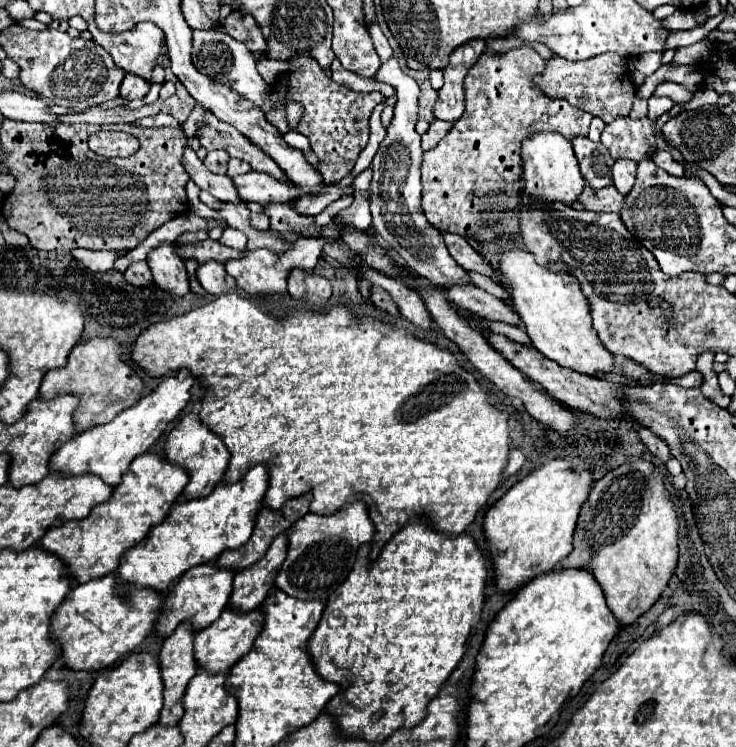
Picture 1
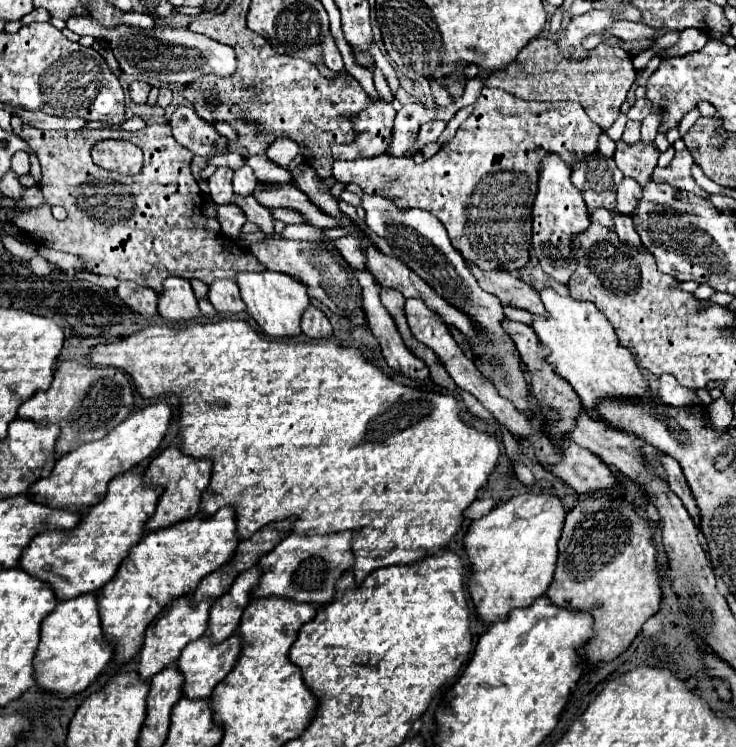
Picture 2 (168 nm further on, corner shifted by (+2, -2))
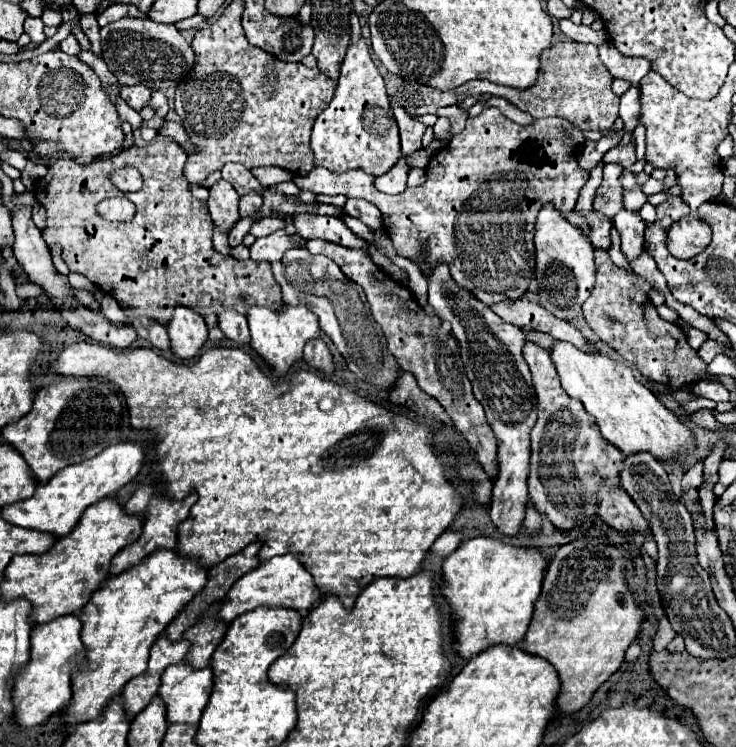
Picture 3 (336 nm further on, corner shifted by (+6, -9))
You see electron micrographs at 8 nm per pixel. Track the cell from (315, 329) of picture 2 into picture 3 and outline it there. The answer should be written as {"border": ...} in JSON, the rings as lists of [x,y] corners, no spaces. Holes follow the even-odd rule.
{"border":[[[314,338],[308,340],[308,344],[304,346],[304,360],[308,364],[312,364],[314,368],[320,368],[324,372],[332,372],[334,370],[334,362],[332,362],[332,354],[326,346],[326,342],[322,338]]]}

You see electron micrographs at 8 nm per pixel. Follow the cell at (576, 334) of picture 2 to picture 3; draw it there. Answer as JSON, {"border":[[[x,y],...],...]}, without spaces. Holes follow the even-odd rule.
{"border":[[[588,340],[586,344],[588,350],[580,350],[570,342],[556,342],[550,348],[550,356],[558,370],[562,388],[570,398],[584,404],[586,412],[596,420],[604,440],[618,446],[622,454],[644,450],[660,460],[676,460],[680,450],[694,448],[692,430],[686,428],[668,408],[664,408],[650,388],[634,378],[630,366],[598,350],[594,342]]]}

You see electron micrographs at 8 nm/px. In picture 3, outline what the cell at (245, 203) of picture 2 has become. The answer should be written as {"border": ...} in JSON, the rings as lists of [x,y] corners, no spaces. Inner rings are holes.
{"border":[[[276,230],[268,236],[256,238],[256,242],[250,246],[250,258],[274,262],[274,260],[280,260],[284,250],[288,250],[288,248],[292,248],[290,236],[286,234],[286,230]]]}

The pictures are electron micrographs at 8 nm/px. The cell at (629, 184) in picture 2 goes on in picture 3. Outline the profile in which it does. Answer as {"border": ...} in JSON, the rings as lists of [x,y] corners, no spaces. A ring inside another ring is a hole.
{"border":[[[620,208],[620,212],[614,216],[614,228],[622,236],[622,252],[626,258],[634,258],[636,254],[640,254],[644,244],[644,226],[644,220],[634,210]]]}

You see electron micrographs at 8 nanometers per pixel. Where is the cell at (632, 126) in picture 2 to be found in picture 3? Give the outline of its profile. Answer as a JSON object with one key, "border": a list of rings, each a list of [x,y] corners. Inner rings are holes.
{"border":[[[634,142],[614,146],[612,150],[608,150],[604,154],[604,162],[616,162],[616,164],[620,164],[624,168],[630,168],[636,162],[636,146],[634,146]]]}

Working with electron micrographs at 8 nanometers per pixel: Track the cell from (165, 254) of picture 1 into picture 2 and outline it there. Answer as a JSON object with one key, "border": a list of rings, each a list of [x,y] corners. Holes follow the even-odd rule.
{"border":[[[168,277],[164,281],[164,293],[158,299],[158,313],[170,323],[184,323],[200,317],[198,301],[186,279]]]}

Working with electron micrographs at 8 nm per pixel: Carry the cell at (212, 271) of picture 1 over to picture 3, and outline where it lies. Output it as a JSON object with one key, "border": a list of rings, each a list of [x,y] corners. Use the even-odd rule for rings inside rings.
{"border":[[[224,308],[224,310],[218,314],[218,326],[222,328],[222,332],[224,332],[230,340],[240,342],[240,344],[248,344],[248,342],[250,342],[250,330],[248,330],[246,316],[240,314],[238,310],[234,310],[234,308]]]}

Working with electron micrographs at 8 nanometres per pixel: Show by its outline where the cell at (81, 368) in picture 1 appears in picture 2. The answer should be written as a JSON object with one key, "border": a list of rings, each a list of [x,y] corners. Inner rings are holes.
{"border":[[[60,361],[54,379],[48,391],[38,391],[32,399],[20,405],[18,417],[28,419],[40,425],[58,425],[60,437],[56,441],[54,457],[66,455],[76,447],[102,439],[112,427],[124,421],[134,409],[132,389],[124,373],[112,367],[96,367],[96,365],[82,365],[76,361]]]}

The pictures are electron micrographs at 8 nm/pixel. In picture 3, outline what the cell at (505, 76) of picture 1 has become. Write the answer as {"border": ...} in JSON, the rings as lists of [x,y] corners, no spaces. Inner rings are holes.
{"border":[[[488,106],[476,118],[466,122],[466,128],[450,140],[436,156],[432,156],[426,166],[426,182],[416,188],[406,188],[402,194],[384,194],[376,190],[374,176],[364,174],[362,170],[350,170],[344,174],[332,174],[324,168],[314,168],[312,174],[304,178],[294,178],[300,190],[310,190],[314,194],[344,194],[348,198],[364,198],[372,202],[384,218],[384,230],[392,238],[392,244],[398,256],[416,258],[420,244],[428,248],[430,262],[450,262],[450,274],[458,282],[476,294],[484,304],[500,302],[500,298],[520,298],[532,280],[534,274],[534,224],[536,214],[544,202],[552,202],[562,214],[572,210],[578,200],[580,188],[588,180],[588,170],[580,168],[578,154],[584,146],[584,132],[560,116],[538,118],[528,126],[520,126],[508,120],[498,108]],[[482,194],[494,194],[494,200],[484,200]],[[476,196],[476,212],[468,206]]]}

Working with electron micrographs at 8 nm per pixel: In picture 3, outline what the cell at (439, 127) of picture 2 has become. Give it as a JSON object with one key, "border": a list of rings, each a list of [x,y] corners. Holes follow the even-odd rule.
{"border":[[[402,154],[402,158],[392,166],[392,170],[388,170],[384,176],[378,176],[376,178],[376,188],[380,192],[386,192],[386,194],[400,194],[404,188],[406,188],[406,176],[410,172],[410,164],[408,164],[408,158],[406,154]]]}

